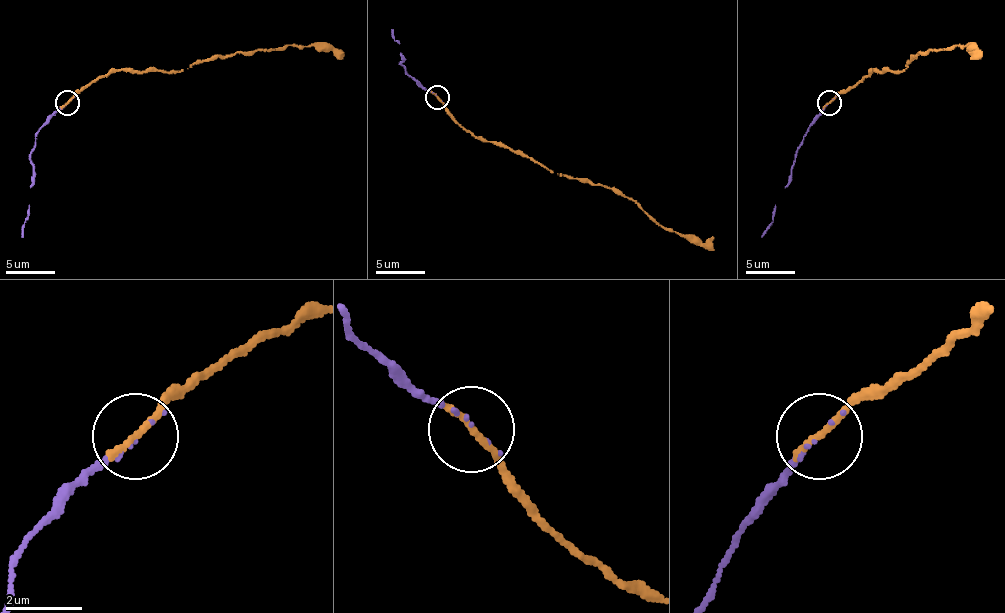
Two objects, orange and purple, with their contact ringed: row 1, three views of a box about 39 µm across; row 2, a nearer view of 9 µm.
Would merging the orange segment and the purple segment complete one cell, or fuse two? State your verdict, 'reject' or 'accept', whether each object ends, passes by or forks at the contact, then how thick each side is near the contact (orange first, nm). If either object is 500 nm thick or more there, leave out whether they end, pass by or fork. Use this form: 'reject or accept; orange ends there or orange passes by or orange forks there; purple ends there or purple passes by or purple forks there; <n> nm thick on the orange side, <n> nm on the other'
accept; orange ends there; purple ends there; 200 nm thick on the orange side, 60 nm on the other

